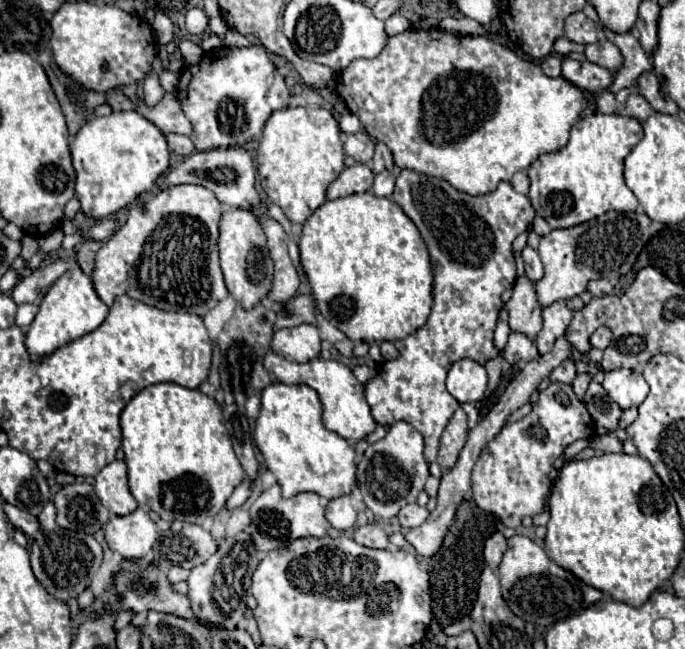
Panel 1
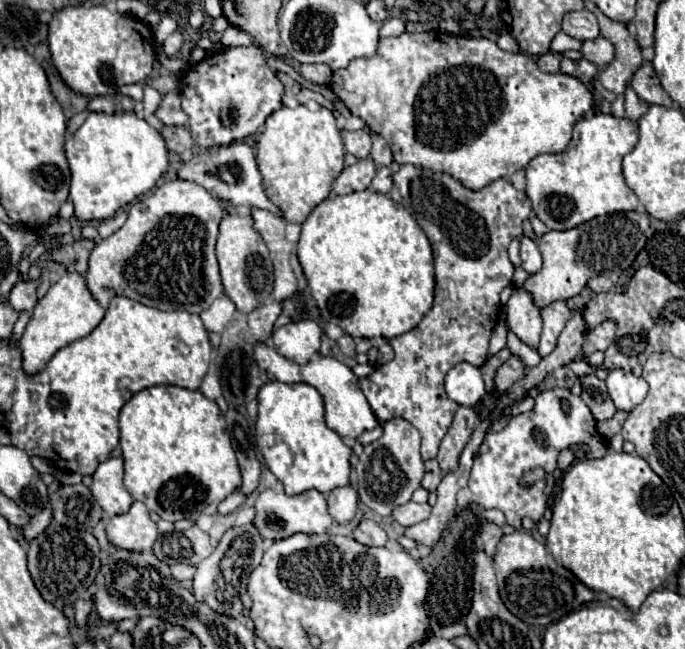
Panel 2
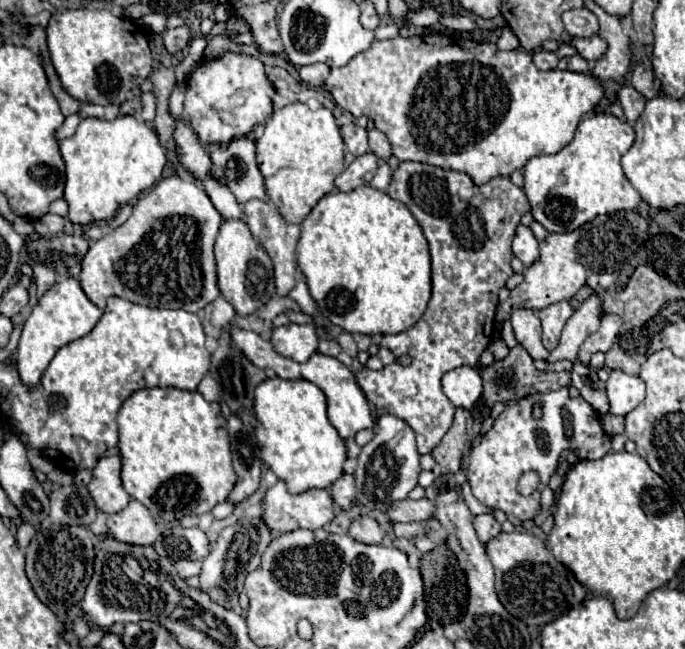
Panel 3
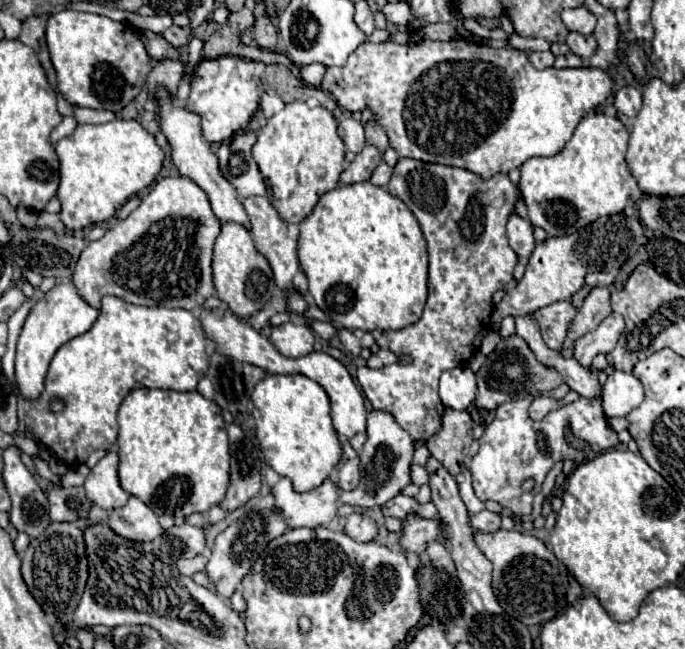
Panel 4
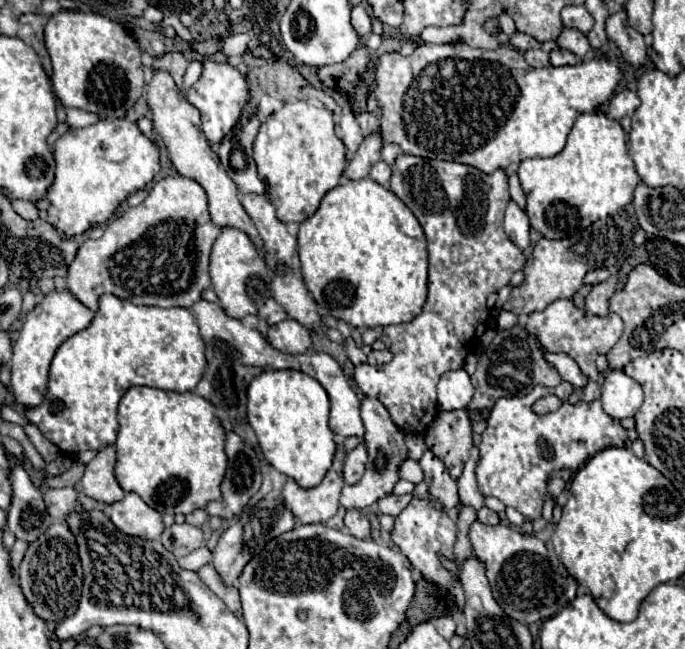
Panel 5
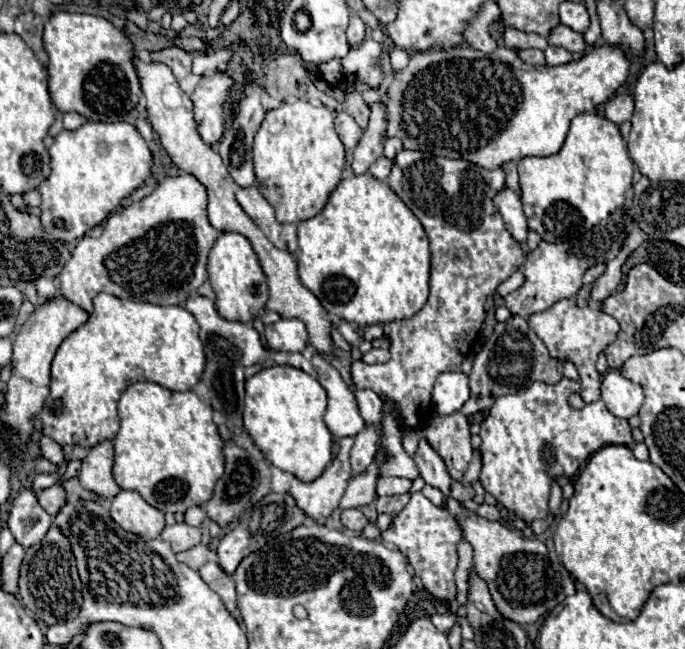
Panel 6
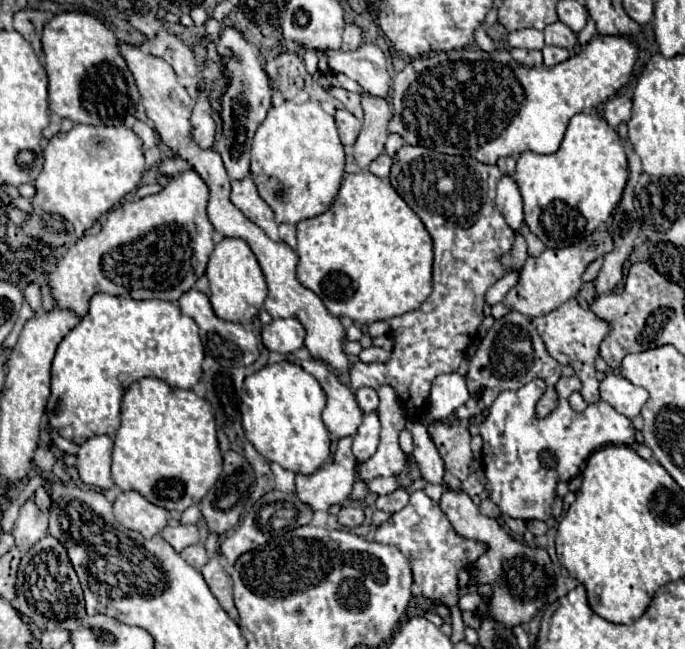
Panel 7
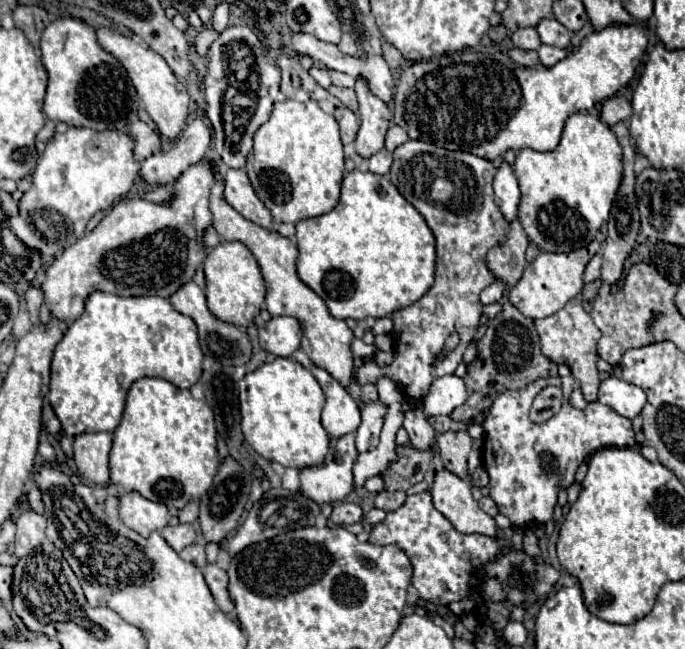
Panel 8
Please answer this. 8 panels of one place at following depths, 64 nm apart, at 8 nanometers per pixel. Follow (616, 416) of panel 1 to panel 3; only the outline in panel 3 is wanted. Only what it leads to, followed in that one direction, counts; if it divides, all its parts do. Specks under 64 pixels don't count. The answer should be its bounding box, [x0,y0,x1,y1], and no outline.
[572,362,610,416]

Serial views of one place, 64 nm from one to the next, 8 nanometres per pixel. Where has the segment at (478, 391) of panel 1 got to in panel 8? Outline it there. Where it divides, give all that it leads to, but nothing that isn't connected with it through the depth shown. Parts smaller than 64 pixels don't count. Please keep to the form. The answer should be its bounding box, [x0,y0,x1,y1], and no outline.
[422,374,468,418]

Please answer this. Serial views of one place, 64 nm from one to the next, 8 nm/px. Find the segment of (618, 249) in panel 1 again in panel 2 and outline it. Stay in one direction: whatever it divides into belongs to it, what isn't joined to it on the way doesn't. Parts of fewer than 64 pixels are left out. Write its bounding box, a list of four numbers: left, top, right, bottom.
[524,210,650,308]

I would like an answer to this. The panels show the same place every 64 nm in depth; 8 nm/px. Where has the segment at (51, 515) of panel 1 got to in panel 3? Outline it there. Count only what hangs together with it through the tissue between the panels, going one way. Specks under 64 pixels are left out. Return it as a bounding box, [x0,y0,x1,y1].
[16,524,38,550]

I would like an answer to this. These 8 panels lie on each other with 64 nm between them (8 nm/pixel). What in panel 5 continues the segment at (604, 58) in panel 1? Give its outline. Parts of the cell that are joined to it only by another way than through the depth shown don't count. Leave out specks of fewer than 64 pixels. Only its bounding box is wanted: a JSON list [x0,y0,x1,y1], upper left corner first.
[556,30,590,58]

